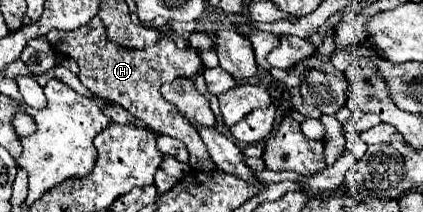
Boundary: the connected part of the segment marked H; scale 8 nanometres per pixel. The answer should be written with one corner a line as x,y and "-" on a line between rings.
93,17
87,25
71,29
71,31
53,29
47,33
47,41
53,47
57,47
57,51
61,55
77,61
77,65
81,69
79,81
93,95
121,105
123,109
133,113
137,119
145,121
149,127
159,129
163,135
183,141
189,151
189,165
193,169
199,169
199,171
215,169
199,133
177,113
177,109
171,103
165,103
165,99
159,95
159,87
165,81
173,81
179,75
195,75
197,73
201,61
199,61
199,53
195,49
179,49
173,43
173,39
169,39
169,37
161,37
153,47
145,47
145,49
127,49
121,45
113,45
105,37
105,27
99,17

